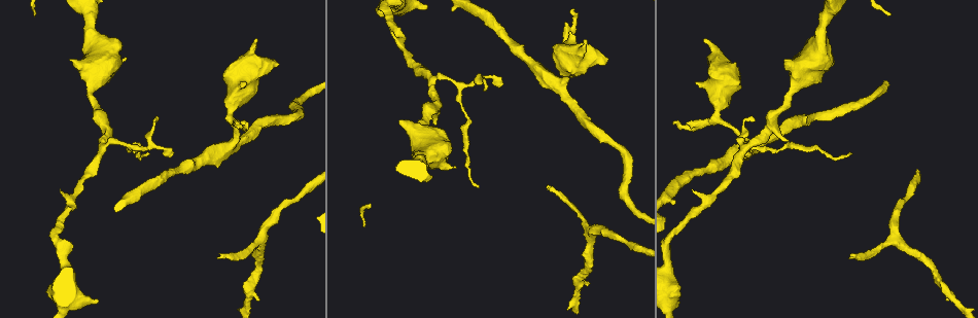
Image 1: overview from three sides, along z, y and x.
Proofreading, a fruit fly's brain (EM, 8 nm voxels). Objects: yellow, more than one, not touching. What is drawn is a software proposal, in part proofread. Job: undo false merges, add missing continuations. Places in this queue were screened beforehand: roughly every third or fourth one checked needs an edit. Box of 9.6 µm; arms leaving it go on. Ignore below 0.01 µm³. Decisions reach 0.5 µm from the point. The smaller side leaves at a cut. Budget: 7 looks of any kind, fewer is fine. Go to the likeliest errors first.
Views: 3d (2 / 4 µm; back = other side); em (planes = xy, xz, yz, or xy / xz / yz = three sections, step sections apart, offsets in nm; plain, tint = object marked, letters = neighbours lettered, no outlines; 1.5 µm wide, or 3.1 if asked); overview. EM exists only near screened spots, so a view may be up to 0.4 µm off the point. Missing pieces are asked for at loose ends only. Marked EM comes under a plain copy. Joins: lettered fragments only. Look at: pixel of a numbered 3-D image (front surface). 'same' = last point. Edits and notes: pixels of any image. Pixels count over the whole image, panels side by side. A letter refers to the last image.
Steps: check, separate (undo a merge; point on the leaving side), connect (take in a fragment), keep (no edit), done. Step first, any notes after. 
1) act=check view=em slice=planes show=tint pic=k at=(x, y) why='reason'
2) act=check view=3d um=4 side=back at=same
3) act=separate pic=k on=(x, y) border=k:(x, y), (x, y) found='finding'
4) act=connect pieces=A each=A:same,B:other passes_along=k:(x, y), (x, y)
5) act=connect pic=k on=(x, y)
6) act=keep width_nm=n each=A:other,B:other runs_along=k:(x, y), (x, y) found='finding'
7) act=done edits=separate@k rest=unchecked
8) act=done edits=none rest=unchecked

act=check view=em slice=planes show=letters pic=1 at=(851, 255)

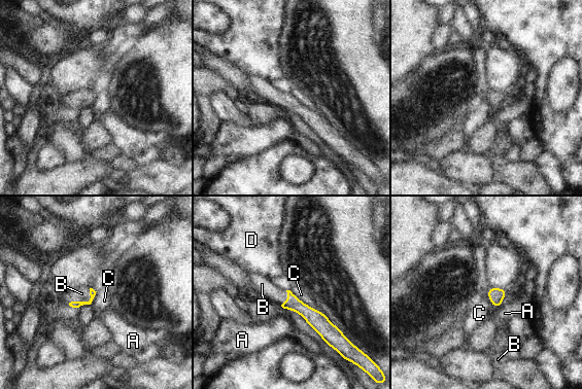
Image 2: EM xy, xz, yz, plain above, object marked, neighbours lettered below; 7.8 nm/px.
act=connect pieces=B each=A:other,B:same,C:other,D:other found='the neuron continues'

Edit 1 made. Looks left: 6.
act=check view=overview

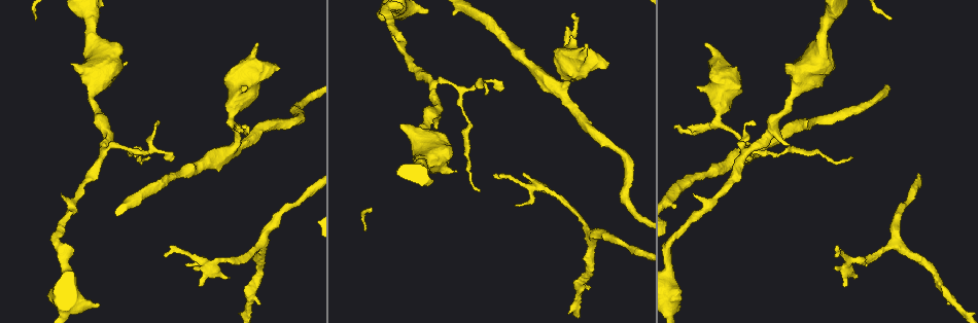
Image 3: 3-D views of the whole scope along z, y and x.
act=check view=3d um=2 side=back pic=3 at=(275, 65) why='thick end'

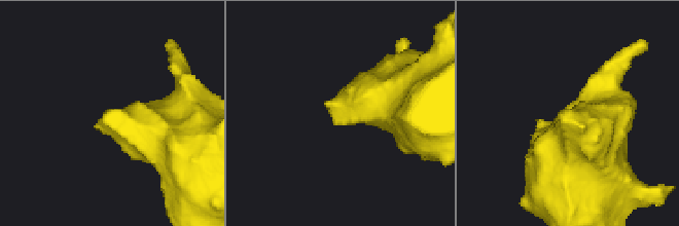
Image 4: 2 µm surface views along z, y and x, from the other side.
act=check view=em slice=planes show=letters pic=4 at=(334, 119) why='now the EM'

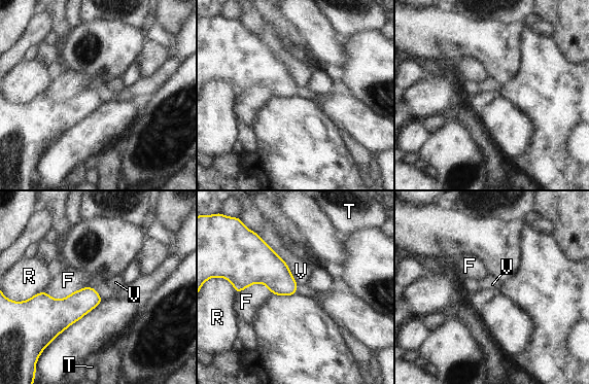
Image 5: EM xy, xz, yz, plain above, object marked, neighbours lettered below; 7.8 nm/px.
act=keep each=F:other,R:other,T:other,V:other border=5:(254, 232), (287, 265), (298, 285) found='none of them fits'

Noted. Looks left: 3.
act=check view=em slice=planes show=tint pic=3 at=(673, 128) why='an open end'

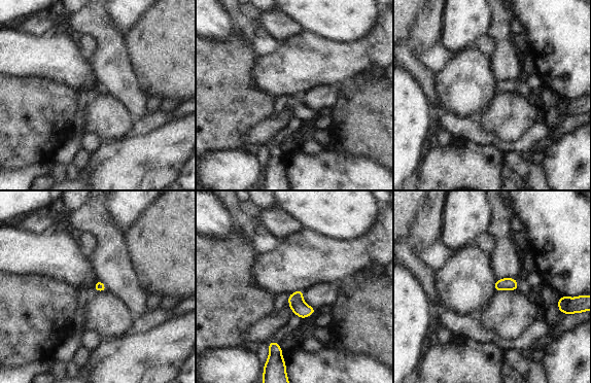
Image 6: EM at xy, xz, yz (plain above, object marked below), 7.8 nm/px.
act=check view=em slice=planes show=letters at=same why='see the neighbours'

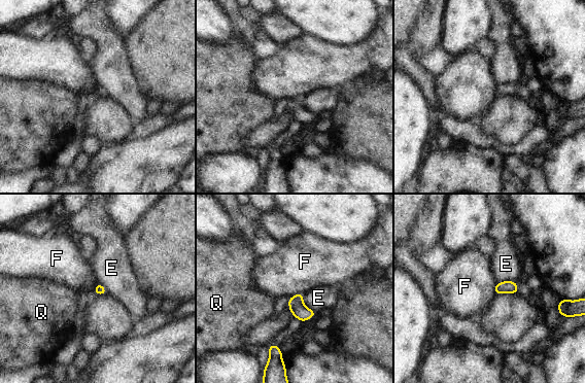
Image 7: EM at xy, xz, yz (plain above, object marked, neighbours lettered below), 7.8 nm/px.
act=keep each=E:other,F:other,Q:other found='no lettered fragment goes on from it'

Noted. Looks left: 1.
act=done edits=connect@2 rest=unchecked

